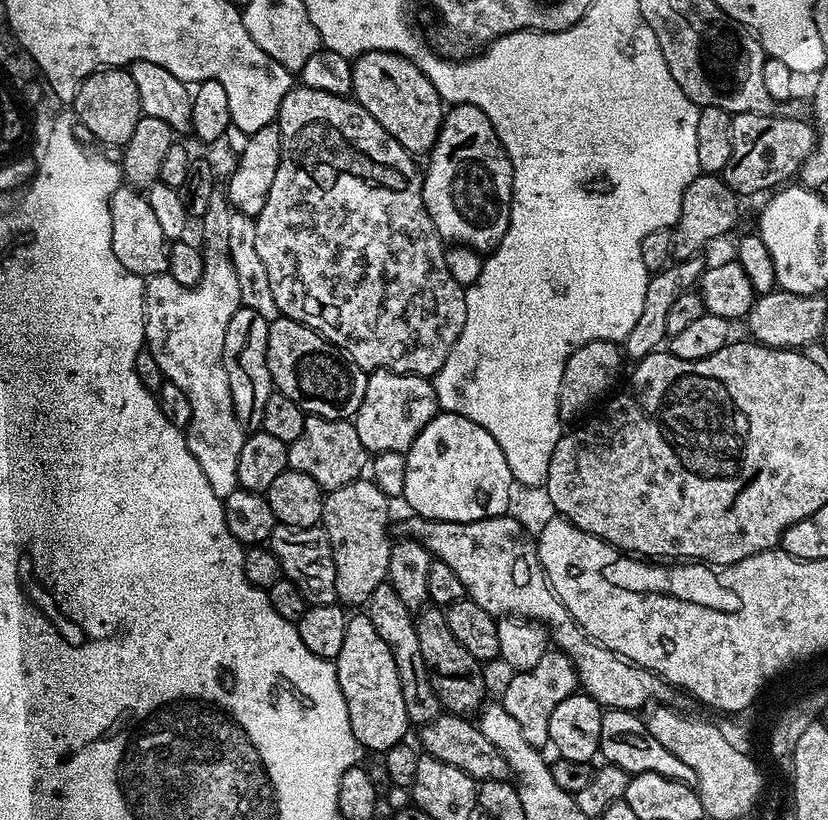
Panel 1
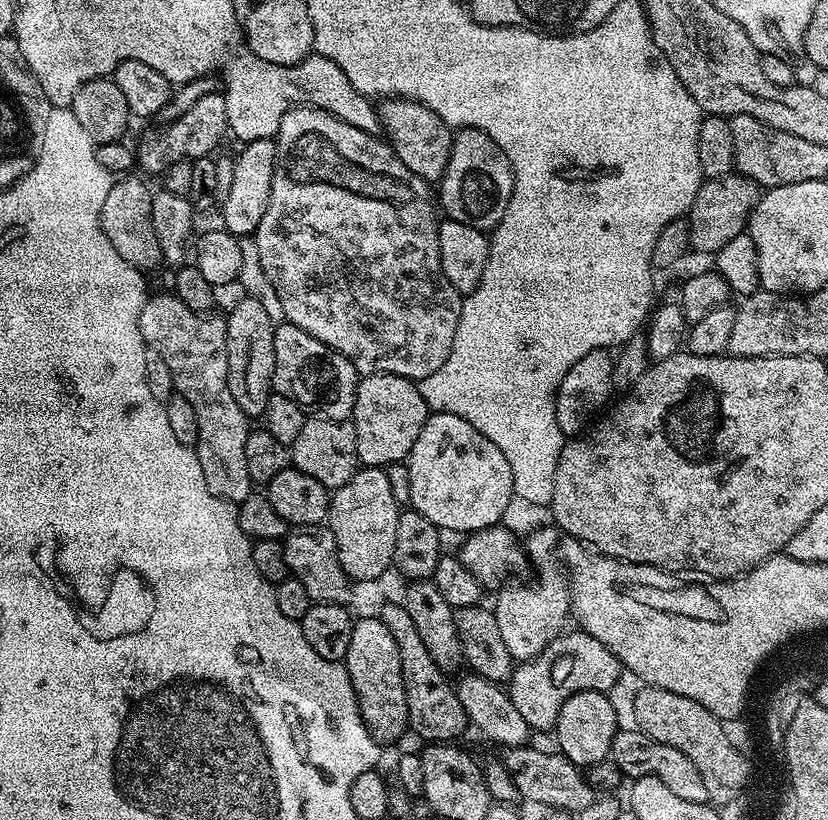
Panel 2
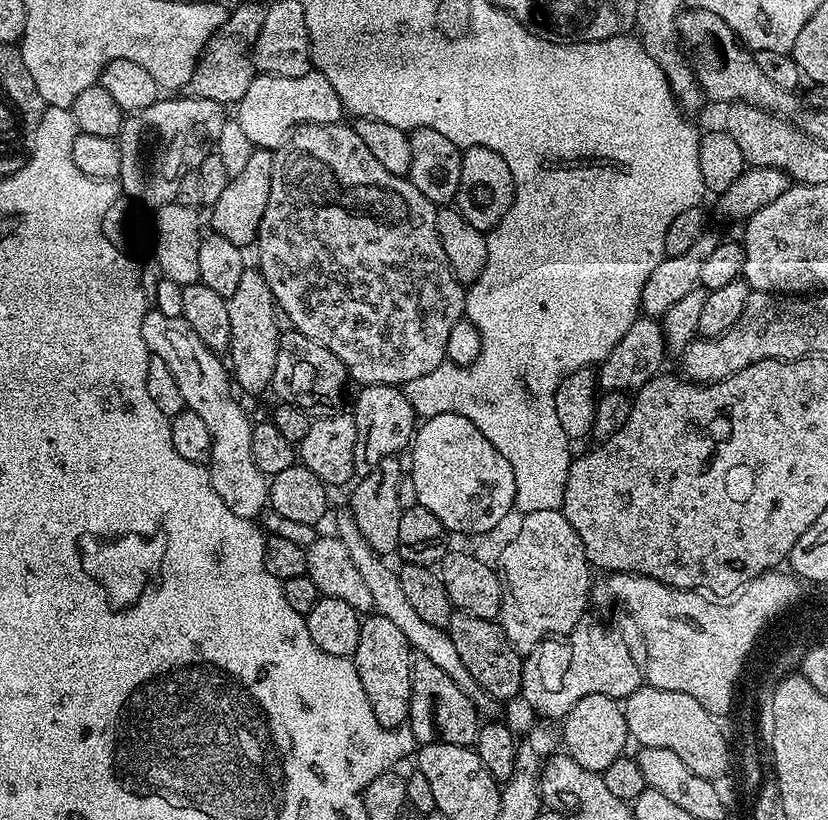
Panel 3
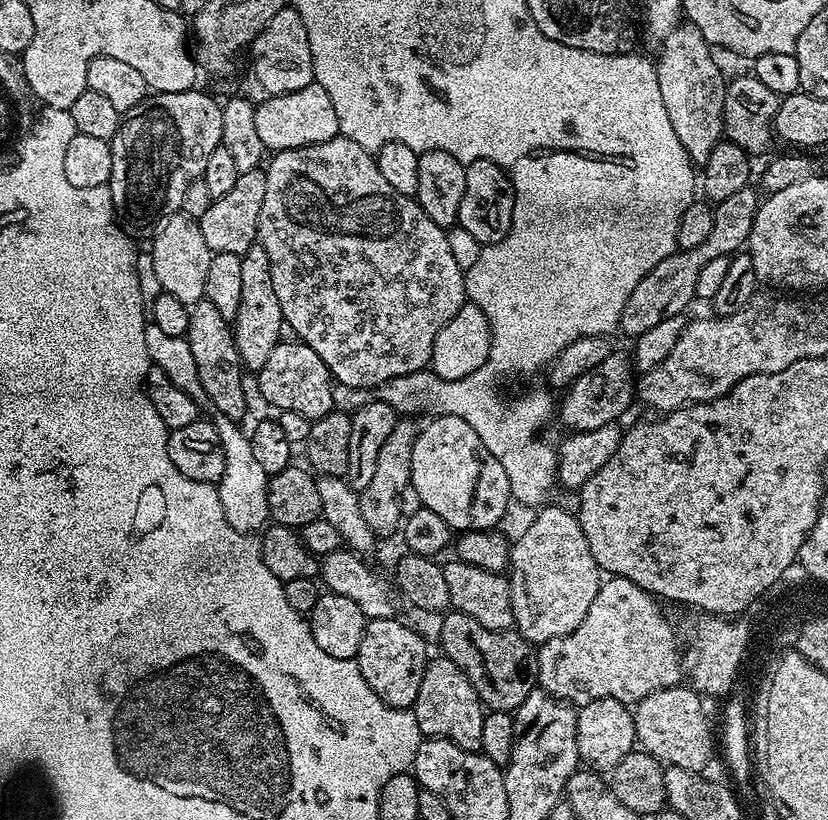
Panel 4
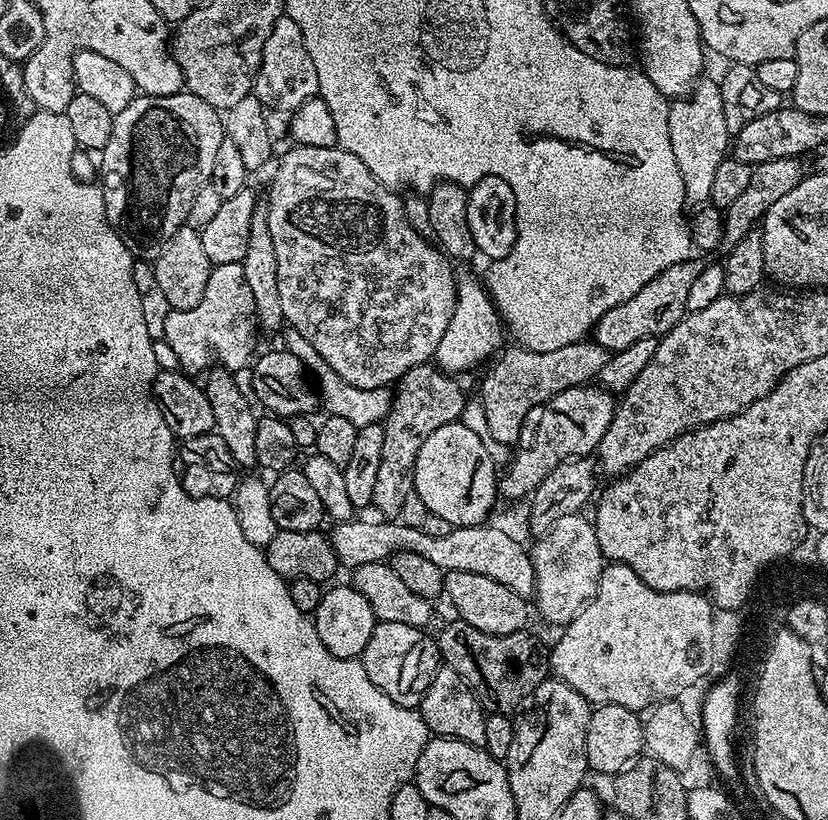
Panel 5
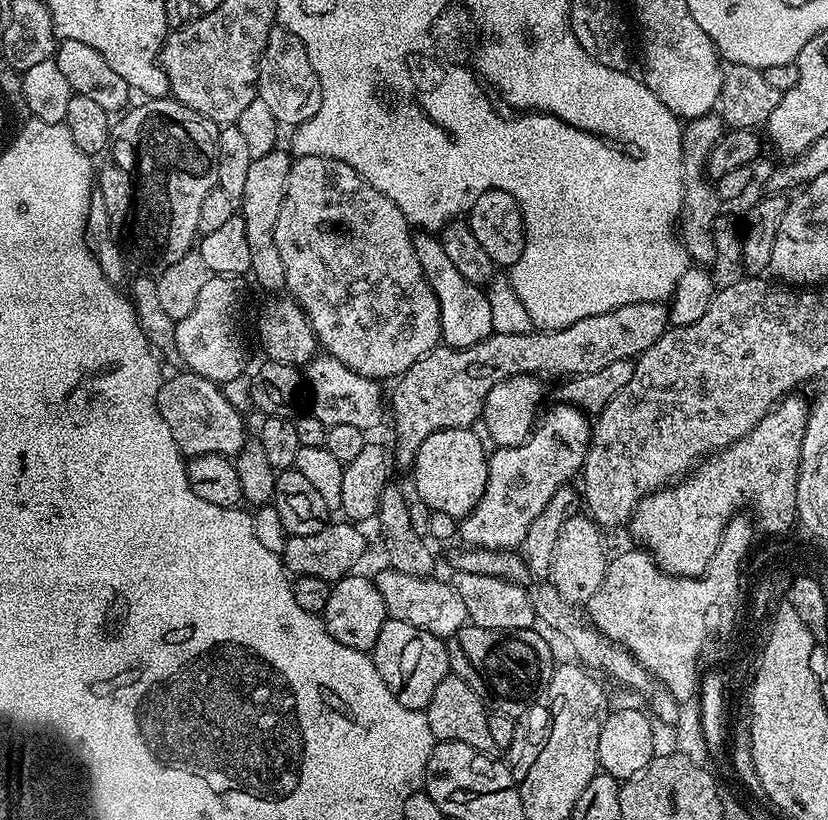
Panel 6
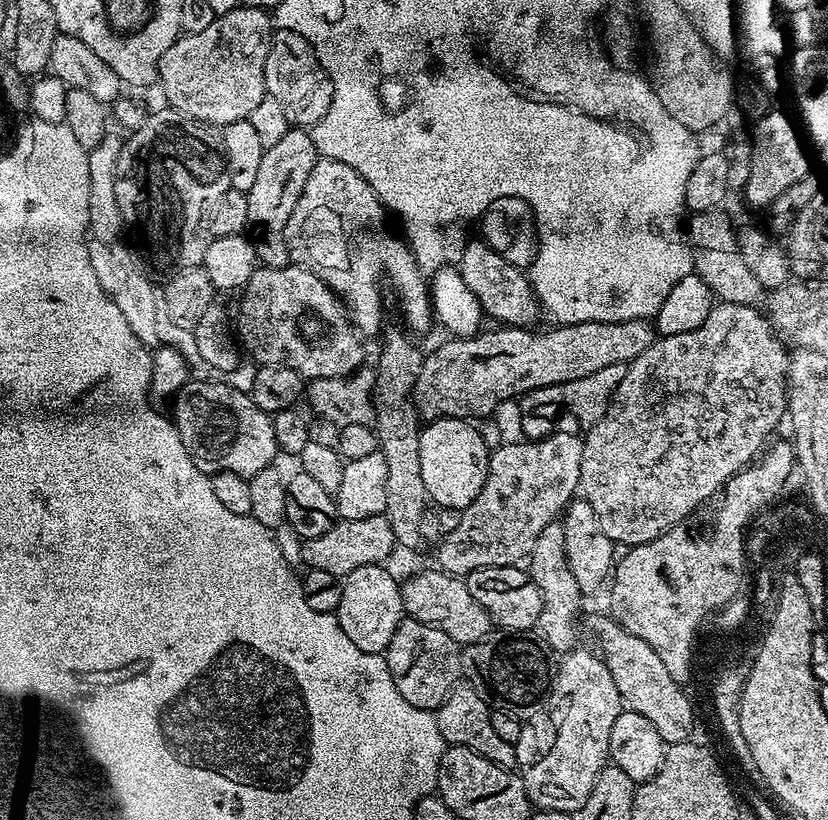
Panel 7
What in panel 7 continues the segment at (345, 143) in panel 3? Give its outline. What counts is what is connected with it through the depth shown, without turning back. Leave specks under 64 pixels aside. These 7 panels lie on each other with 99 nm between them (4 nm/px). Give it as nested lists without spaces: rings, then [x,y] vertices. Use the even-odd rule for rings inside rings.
[[[317,159],[314,170],[306,178],[306,186],[302,186],[302,194],[298,198],[298,206],[294,206],[294,214],[290,214],[290,222],[286,222],[284,237],[288,259],[293,265],[306,269],[310,274],[329,288],[347,309],[348,319],[352,327],[361,337],[379,333],[380,319],[384,316],[384,296],[380,291],[384,288],[384,280],[388,288],[400,299],[400,312],[404,315],[403,327],[409,333],[428,332],[434,327],[432,297],[429,295],[429,283],[425,273],[416,265],[414,254],[407,243],[399,235],[388,233],[388,224],[384,221],[386,209],[380,203],[366,181],[350,166],[337,160]]]

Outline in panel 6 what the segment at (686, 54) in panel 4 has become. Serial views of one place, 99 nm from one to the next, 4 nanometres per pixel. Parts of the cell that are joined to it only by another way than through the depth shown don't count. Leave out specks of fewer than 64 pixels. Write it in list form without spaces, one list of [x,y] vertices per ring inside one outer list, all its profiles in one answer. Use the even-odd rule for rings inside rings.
[[[709,114],[687,121],[683,125],[682,154],[683,154],[683,205],[680,208],[678,234],[688,257],[697,265],[708,266],[717,259],[716,247],[713,242],[712,228],[722,212],[722,201],[715,187],[706,181],[707,162],[710,150],[720,141],[726,131],[726,125],[719,115]]]

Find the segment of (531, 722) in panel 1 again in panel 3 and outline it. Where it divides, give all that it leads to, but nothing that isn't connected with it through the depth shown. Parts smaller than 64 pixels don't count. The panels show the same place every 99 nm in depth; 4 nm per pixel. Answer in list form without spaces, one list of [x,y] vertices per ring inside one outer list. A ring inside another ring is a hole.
[[[585,618],[579,620],[564,636],[543,640],[533,652],[523,657],[524,669],[522,670],[522,686],[520,696],[540,716],[549,716],[550,719],[559,721],[586,694],[606,694],[610,698],[623,701],[634,690],[642,686],[642,668],[632,657],[628,644],[616,632],[611,632],[604,624],[596,620]]]

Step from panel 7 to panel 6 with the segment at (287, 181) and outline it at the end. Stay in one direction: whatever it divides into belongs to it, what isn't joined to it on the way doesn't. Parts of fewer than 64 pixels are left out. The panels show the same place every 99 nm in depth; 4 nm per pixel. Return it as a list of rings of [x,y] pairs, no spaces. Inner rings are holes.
[[[283,147],[262,154],[262,158],[252,158],[246,177],[246,190],[238,198],[238,212],[244,218],[246,226],[246,246],[250,246],[250,276],[254,278],[268,294],[276,294],[284,288],[286,269],[278,255],[278,242],[274,242],[274,226],[278,226],[278,214],[282,211],[282,198],[286,198],[286,182],[292,169],[293,157]]]

